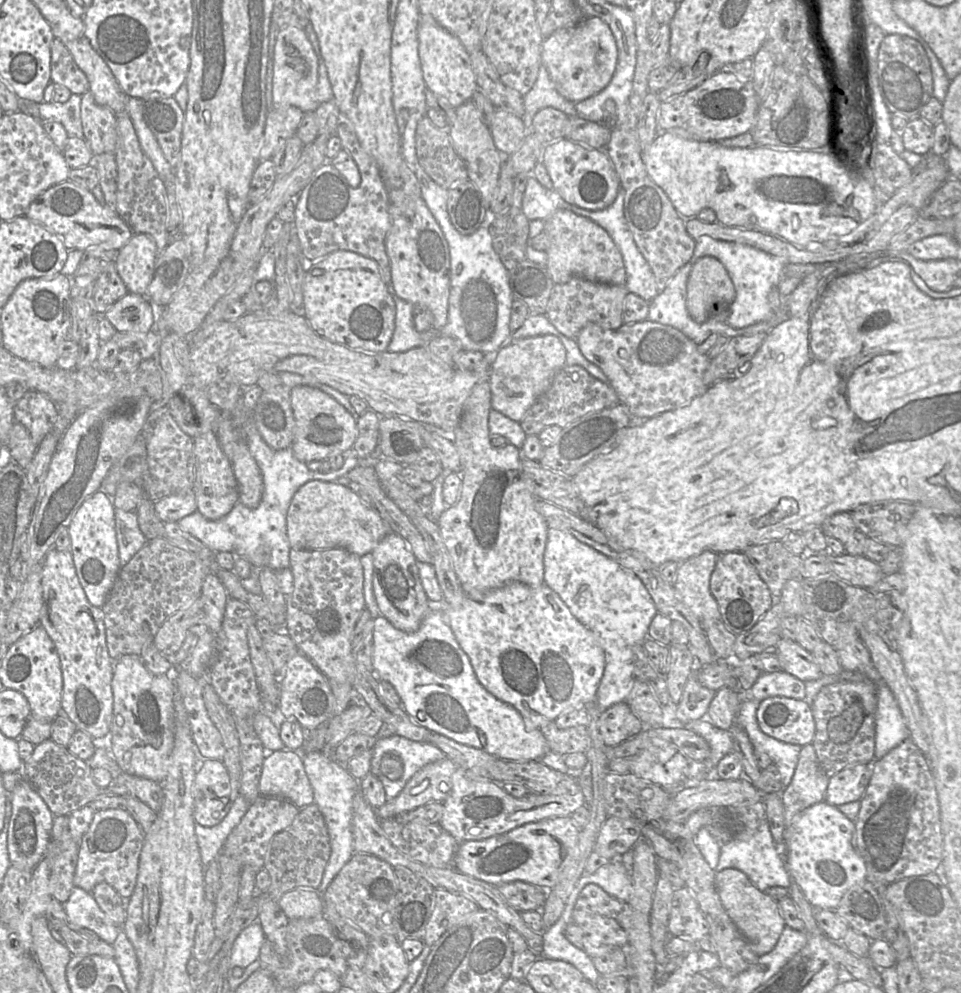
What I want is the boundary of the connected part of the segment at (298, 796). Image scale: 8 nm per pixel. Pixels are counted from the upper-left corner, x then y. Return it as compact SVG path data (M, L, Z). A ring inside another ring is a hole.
M290 749L273 751L265 757L259 790L261 795L286 799L299 809L314 803L303 758Z

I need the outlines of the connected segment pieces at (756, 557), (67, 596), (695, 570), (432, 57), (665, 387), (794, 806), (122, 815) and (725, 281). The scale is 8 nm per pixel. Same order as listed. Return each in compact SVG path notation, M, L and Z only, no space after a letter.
M783 541L753 545L745 549L743 553L755 567L775 600L780 597L783 586L788 580L802 579L804 556L790 552Z
M52 548L47 553L42 562L41 585L41 626L56 647L63 676L61 711L78 729L101 740L109 733L112 720L115 662L108 653L103 610L88 601L70 551Z
M704 551L681 562L673 588L680 600L699 619L703 628L707 621L721 618L718 604L710 592L710 577L718 554Z
M420 14L418 53L427 89L445 98L454 108L472 100L478 86L470 54L456 36L440 26L431 16Z
M644 320L623 324L618 329L607 329L597 323L587 325L578 335L577 344L587 360L598 366L625 405L633 419L649 419L663 412L688 404L704 394L708 386L703 376L710 364L708 355L699 351L698 345L680 330L658 322Z
M812 743L803 745L793 778L782 791L786 828L803 810L824 800L829 779Z
M115 808L95 811L88 830L80 839L74 886L92 893L98 883L106 882L121 897L129 899L137 882L144 836L138 823L126 809Z
M703 256L693 265L687 281L687 309L692 319L705 322L717 307L730 306L735 287L724 265L713 256Z

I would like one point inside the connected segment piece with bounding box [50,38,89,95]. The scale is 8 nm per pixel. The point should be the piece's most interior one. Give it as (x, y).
(64, 71)

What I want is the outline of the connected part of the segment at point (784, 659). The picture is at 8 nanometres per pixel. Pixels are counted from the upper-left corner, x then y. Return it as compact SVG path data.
M781 637L775 650L782 669L800 680L816 680L823 675L811 652L796 641Z

